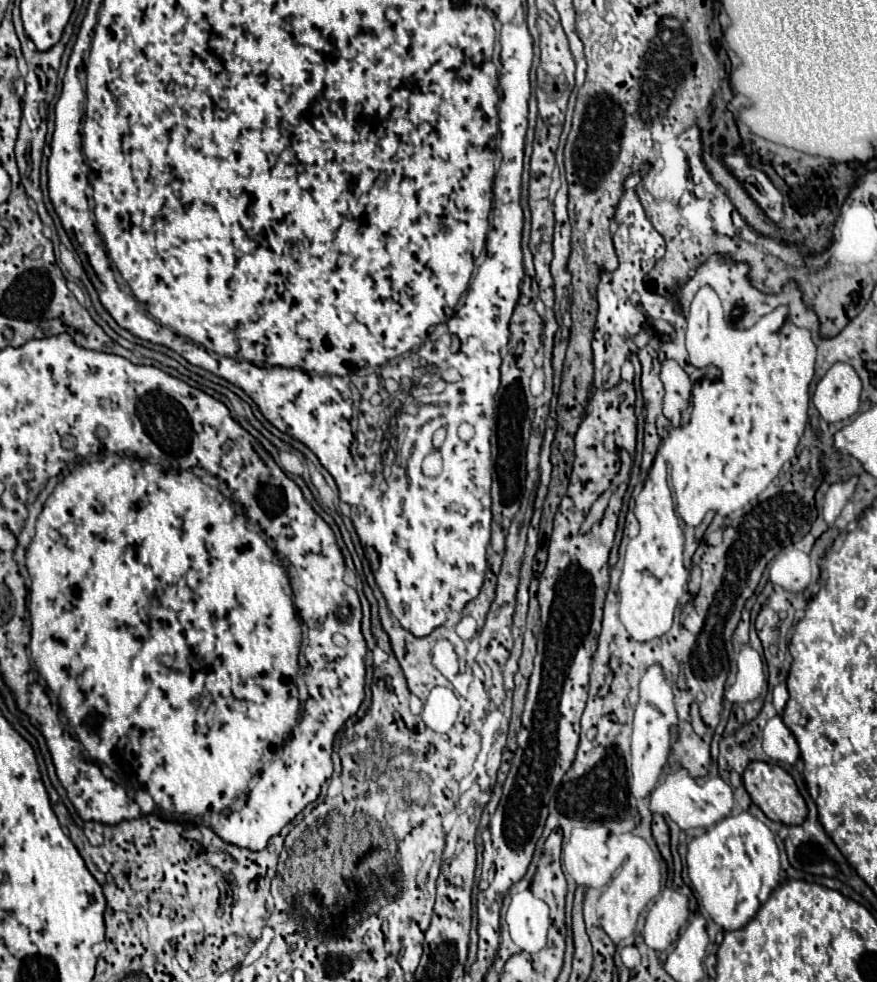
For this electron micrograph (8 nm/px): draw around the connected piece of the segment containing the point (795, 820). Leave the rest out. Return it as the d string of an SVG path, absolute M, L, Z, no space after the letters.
M753 761L745 773L743 773L743 783L747 793L751 795L751 801L769 817L771 821L779 821L785 825L801 825L807 817L807 805L805 799L801 797L793 777L781 769L775 763L763 763L763 761Z

